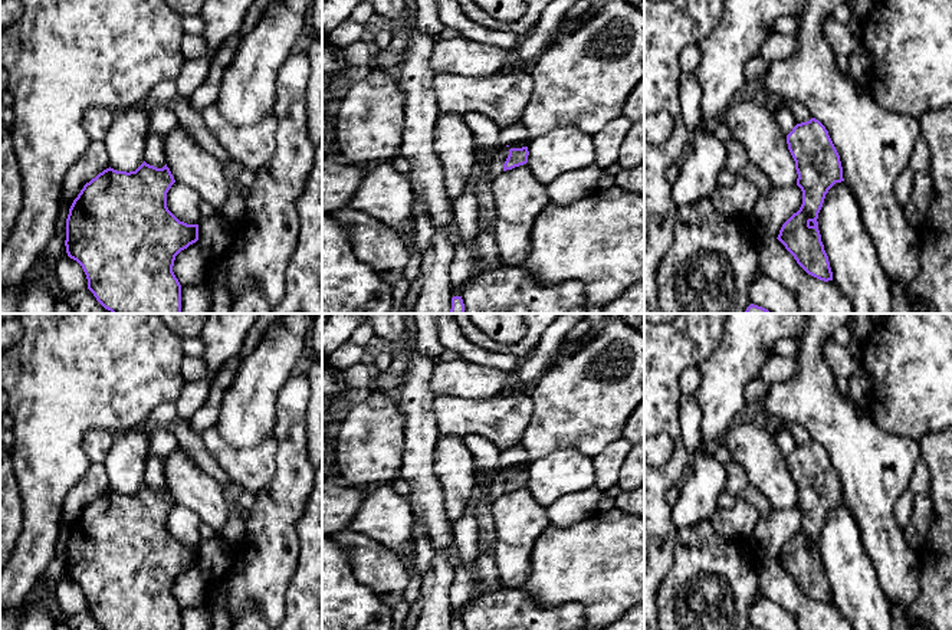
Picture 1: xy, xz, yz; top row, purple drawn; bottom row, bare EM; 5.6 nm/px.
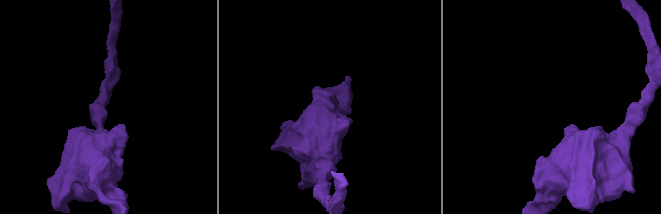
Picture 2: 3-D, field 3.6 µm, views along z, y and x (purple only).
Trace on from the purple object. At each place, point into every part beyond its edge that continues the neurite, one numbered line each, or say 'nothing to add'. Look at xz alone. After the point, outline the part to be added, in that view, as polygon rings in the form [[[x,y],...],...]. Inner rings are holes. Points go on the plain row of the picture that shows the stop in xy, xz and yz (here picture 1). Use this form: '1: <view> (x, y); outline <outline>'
nothing to add

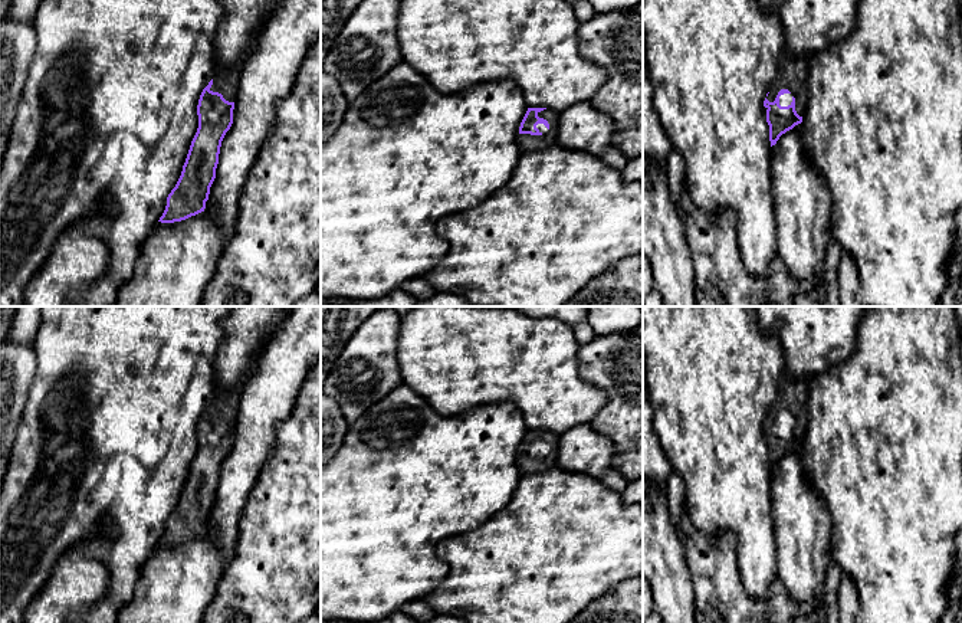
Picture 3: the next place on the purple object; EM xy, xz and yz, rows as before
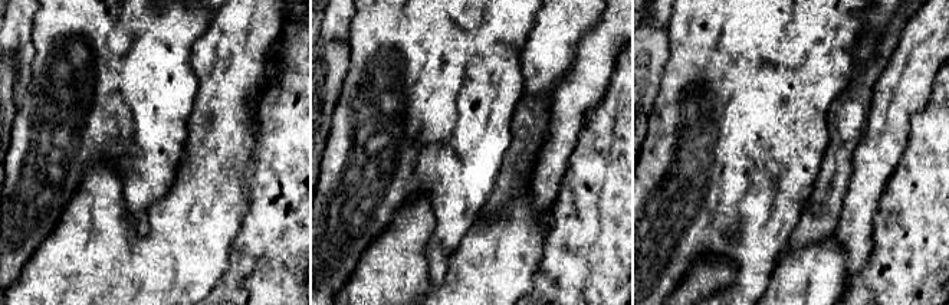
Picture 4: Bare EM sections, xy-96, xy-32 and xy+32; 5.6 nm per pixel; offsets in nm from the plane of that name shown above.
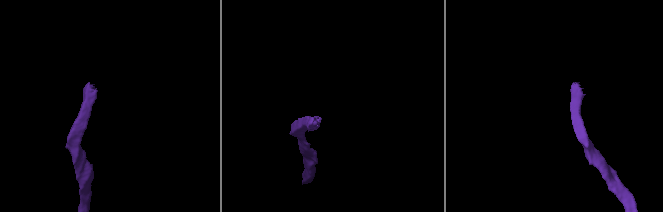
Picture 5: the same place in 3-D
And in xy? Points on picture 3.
1: xy (226, 406); outline [[[243,384],[230,388],[226,394],[217,394],[213,400],[213,407],[210,413],[219,414],[229,424],[234,424],[239,411],[239,394]]]

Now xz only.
1: xz (528, 465); outline [[[544,432],[538,435],[538,439],[548,443],[549,452],[542,458],[519,456],[518,465],[523,475],[544,472],[556,466],[556,449],[559,436],[552,432]]]

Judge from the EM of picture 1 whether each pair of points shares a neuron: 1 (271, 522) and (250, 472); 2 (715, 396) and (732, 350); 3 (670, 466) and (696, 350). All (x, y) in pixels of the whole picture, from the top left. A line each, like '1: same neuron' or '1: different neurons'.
1: different neurons
2: same neuron
3: same neuron

